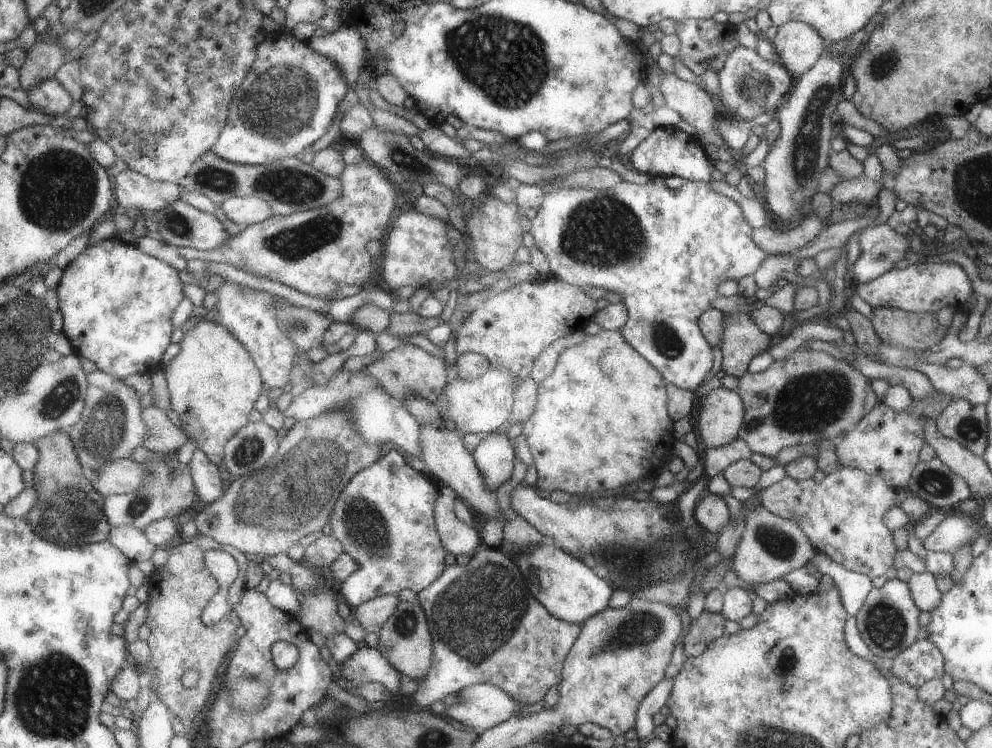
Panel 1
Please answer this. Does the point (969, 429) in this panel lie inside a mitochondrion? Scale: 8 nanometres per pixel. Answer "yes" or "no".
yes

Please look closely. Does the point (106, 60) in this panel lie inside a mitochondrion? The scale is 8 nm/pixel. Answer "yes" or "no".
no

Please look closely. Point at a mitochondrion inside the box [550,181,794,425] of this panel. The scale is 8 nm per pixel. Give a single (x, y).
(604, 232)

